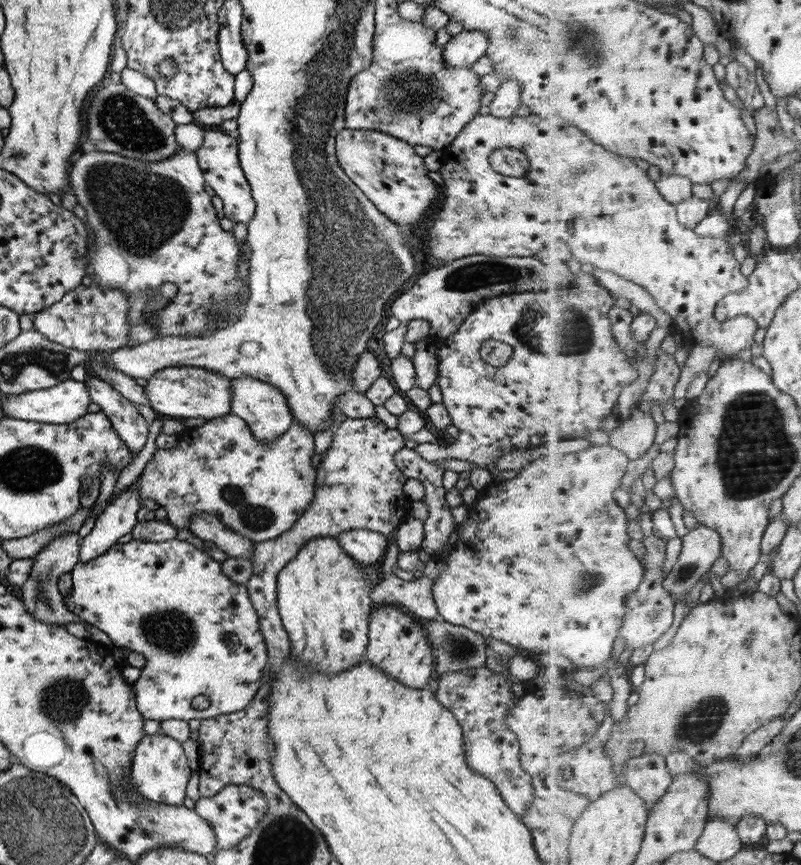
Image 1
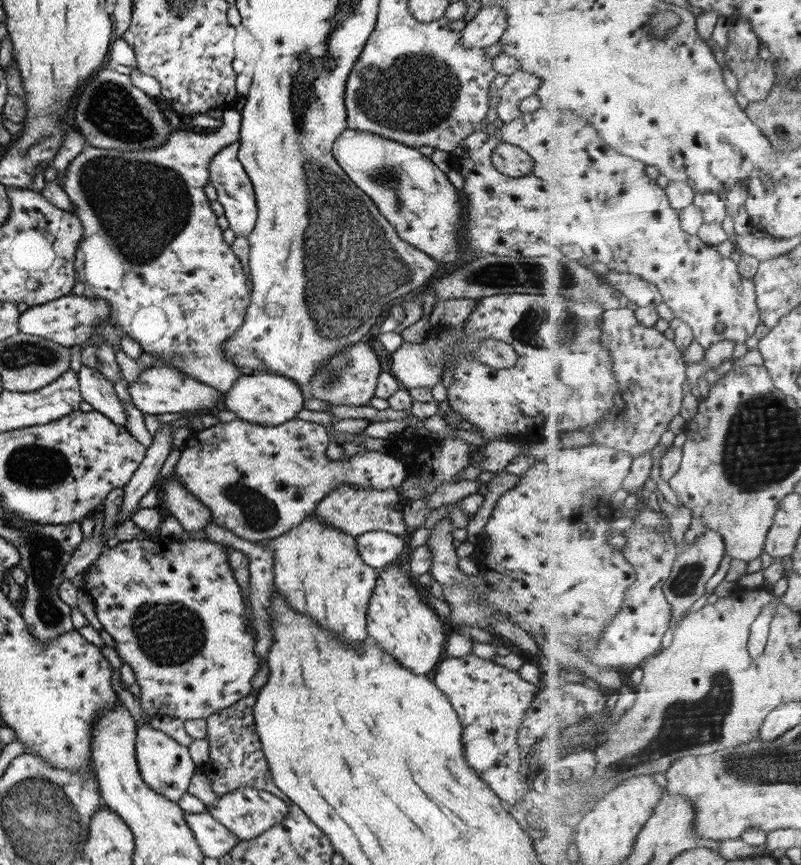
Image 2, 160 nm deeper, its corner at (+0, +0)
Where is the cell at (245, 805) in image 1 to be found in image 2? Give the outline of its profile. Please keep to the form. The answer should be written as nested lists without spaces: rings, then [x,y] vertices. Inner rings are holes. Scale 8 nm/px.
[[[249,786],[236,788],[231,792],[217,795],[215,802],[205,805],[208,812],[220,825],[229,829],[239,841],[254,839],[287,816],[287,805],[274,794]]]

